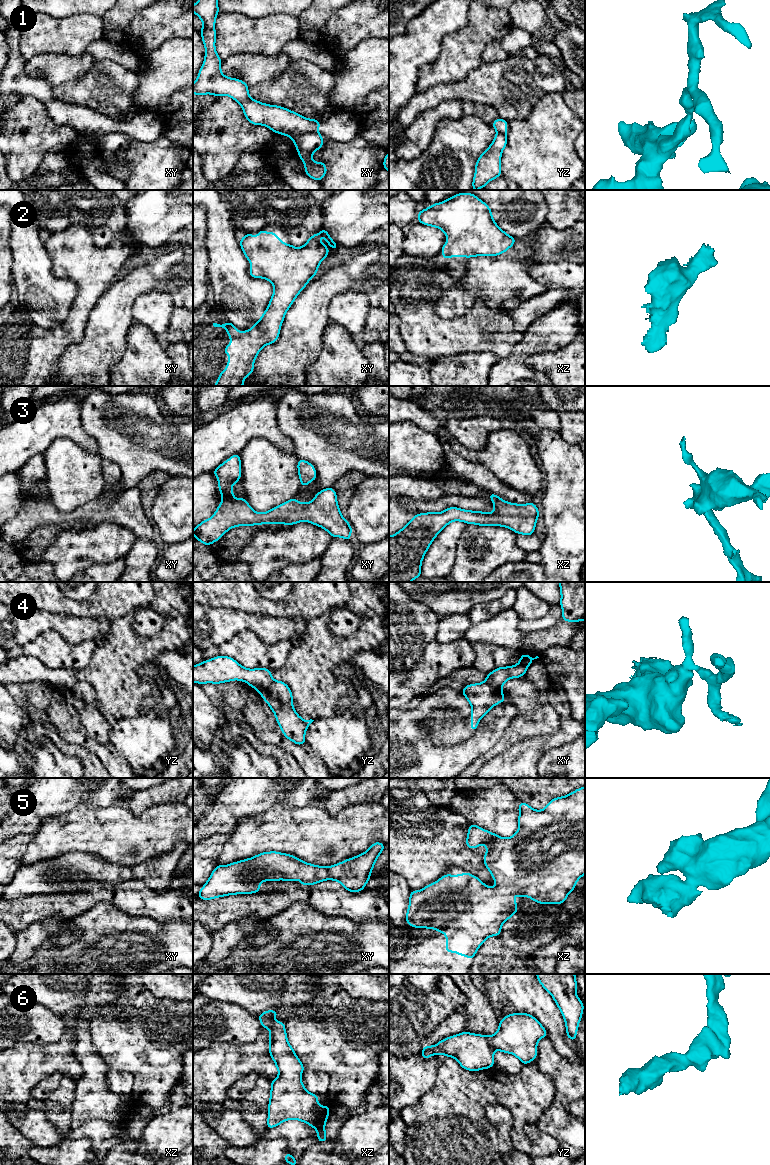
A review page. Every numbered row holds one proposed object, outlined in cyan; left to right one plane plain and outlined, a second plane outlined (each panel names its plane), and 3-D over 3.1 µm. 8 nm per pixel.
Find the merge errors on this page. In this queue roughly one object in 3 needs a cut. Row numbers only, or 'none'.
1, 4

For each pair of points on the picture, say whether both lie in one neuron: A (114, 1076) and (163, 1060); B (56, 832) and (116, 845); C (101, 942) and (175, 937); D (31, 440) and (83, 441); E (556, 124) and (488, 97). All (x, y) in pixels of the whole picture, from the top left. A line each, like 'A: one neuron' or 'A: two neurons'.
A: two neurons
B: one neuron
C: one neuron
D: one neuron
E: two neurons

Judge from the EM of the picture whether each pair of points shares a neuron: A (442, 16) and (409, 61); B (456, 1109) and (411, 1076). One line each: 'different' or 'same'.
A: same
B: different

